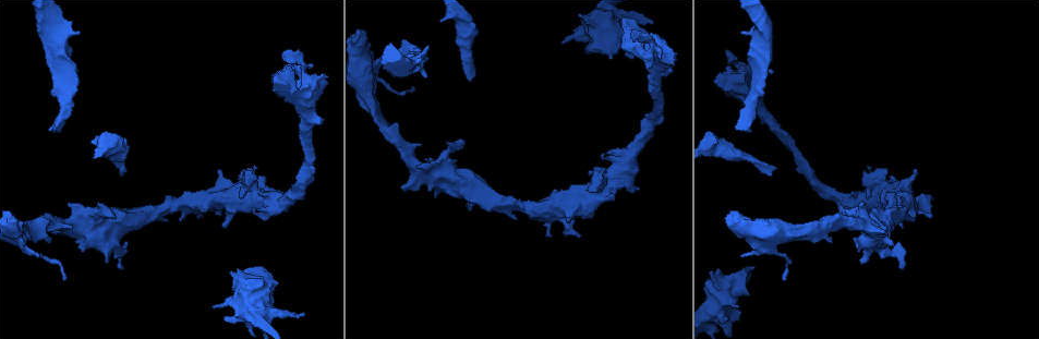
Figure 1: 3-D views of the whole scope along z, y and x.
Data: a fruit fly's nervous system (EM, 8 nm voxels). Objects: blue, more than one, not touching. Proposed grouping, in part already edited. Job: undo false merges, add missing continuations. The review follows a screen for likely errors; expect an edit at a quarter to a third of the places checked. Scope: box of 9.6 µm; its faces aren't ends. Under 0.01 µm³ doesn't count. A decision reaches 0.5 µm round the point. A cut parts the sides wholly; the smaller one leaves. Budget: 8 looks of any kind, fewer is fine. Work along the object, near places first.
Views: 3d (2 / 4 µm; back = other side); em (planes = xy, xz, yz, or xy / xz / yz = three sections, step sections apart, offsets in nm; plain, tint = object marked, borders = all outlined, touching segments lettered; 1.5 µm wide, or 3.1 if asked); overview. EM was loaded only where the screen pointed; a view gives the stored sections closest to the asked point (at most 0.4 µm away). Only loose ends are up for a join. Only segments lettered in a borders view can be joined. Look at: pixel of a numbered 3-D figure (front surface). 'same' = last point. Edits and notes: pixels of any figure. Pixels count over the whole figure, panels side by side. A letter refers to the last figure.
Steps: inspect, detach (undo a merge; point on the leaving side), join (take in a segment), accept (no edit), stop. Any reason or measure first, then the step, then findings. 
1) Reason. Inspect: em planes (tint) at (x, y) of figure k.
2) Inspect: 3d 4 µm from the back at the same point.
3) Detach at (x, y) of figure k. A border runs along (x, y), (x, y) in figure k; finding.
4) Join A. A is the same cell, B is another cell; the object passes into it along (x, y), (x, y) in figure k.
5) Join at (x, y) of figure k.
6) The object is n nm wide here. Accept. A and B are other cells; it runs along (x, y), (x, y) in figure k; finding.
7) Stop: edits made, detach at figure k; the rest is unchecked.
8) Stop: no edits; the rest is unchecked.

Free end. Inspect: 3d 2 µm at (744, 32) of figure 1.

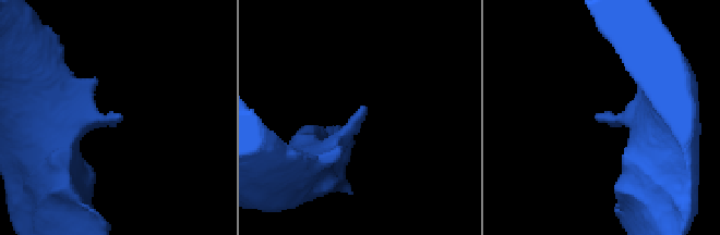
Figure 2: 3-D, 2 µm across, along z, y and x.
Inspect: em yz step 4 (borders) at (120, 120) of figure 2.

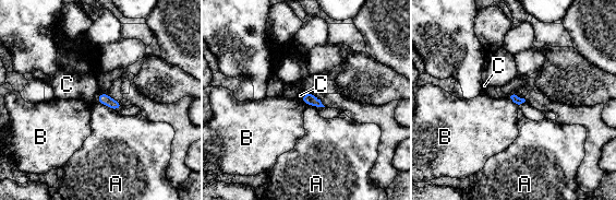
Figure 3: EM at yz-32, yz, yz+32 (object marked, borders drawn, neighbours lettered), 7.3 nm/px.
Inspect: em planes (borders) at the same point.

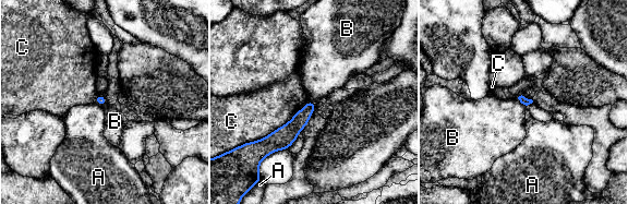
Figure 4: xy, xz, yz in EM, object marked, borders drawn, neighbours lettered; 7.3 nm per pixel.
Accept. A, B and C are other cells; a border runs along (517, 98), (526, 106) in figure 4; no lettered segment goes on from it.

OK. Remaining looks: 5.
Free end. Inspect: em yz step 8 (borders) at (738, 128) of figure 1.

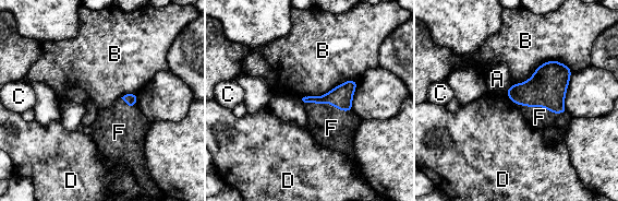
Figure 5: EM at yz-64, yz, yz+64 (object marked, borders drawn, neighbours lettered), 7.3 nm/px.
Inspect: em planes (borders) at the same point.

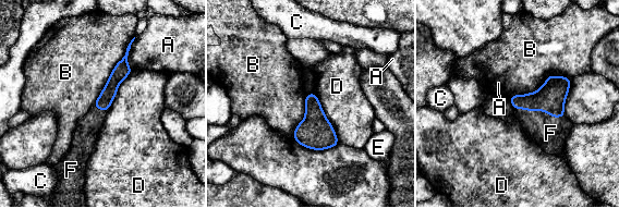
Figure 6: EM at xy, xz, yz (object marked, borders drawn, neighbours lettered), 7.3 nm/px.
Join F. F is the same cell, A, B, C, D and E are other cells; the object passes into it along (550, 97), (541, 110), (550, 133) in figure 6; it goes on there.

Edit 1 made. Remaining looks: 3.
An open end. Inspect: em planes (borders) at (470, 82) of figure 1.

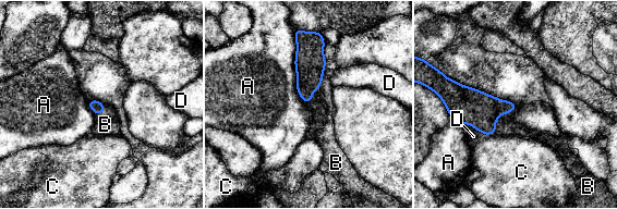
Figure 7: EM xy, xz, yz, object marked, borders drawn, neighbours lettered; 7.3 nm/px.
Join B. B is the same cell, A, C and D are other cells; the object passes into it along (469, 106), (498, 117), (504, 125) in figure 7; it goes on there.

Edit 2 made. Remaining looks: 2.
Stop: edits made, join at figure 6, join at figure 7; the rest is unchecked.

